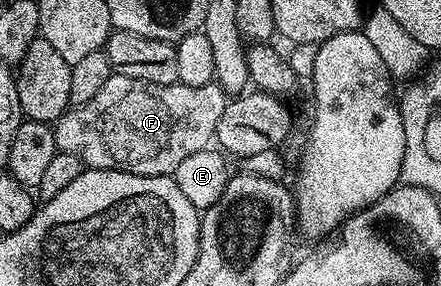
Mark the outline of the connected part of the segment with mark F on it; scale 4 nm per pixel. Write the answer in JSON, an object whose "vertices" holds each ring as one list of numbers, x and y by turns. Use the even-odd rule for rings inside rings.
{"vertices":[[112,73,111,78,105,80,105,85,101,88,101,92,97,92,97,96,93,96,93,100,89,100,80,106,72,105,67,113,58,122,54,123,55,149,64,154,77,156,82,160,84,167,93,170,124,170,130,174,140,174,141,176,171,176,174,175,175,169,181,163,181,160,195,152,206,150,212,145,215,137,215,129,221,120,221,112,225,112,228,101,228,95,215,82,205,84,201,88,186,86,178,81,171,86,158,86,157,84,149,84,145,80,133,80,129,76]]}

